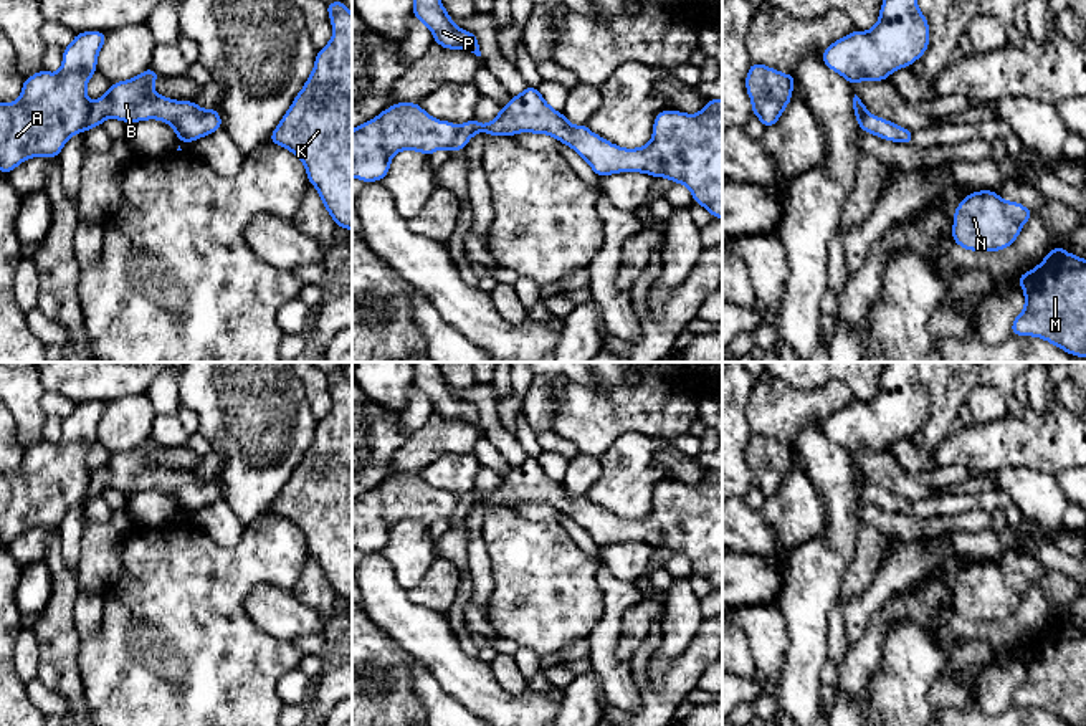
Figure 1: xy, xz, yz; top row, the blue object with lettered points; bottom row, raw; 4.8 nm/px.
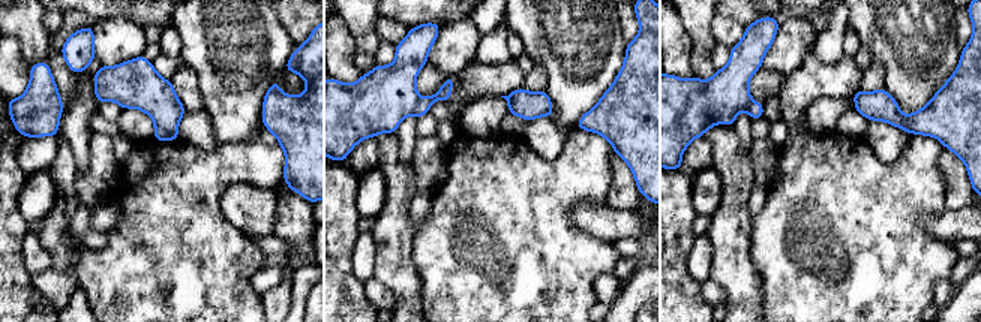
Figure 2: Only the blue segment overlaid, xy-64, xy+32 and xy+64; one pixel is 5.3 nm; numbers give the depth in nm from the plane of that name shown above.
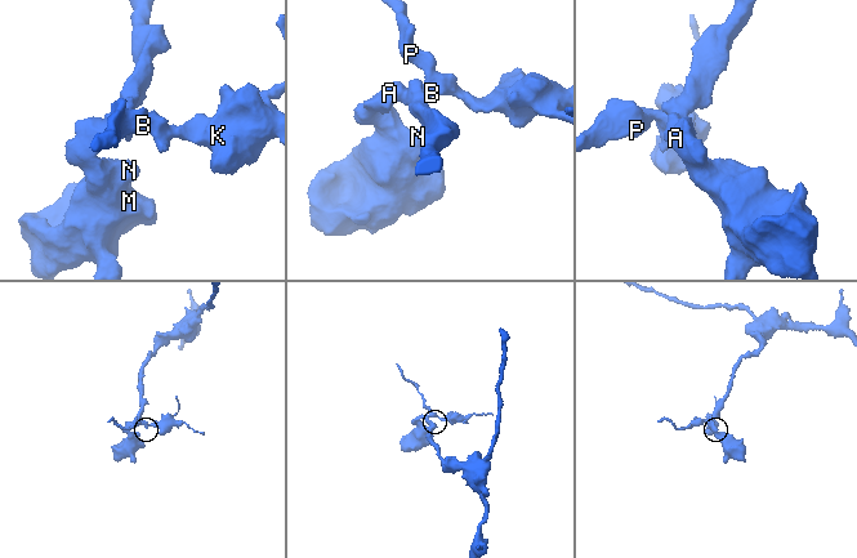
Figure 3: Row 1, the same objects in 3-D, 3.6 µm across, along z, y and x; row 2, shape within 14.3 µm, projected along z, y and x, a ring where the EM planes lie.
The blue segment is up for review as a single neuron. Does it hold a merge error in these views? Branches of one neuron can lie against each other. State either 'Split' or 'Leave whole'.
Split

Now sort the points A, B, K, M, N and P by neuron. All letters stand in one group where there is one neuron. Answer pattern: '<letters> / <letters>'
A M N / B K P

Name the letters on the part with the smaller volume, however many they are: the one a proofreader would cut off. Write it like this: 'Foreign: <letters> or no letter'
Foreign: B, K, P

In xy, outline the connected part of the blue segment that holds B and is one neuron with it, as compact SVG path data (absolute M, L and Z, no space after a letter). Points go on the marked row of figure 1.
M147 68L139 76L111 83L111 89L94 103L91 103L84 132L101 126L104 119L114 117L127 124L160 119L174 127L177 141L193 142L207 134L221 129L218 109L202 109L193 101L174 101L159 96L152 89L152 83L160 74Z

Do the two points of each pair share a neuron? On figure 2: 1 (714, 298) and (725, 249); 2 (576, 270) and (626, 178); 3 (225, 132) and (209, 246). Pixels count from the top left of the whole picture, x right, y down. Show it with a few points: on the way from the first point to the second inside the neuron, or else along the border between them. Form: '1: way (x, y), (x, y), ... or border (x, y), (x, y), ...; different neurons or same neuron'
1: border (710, 277), (723, 289), (728, 306); different neurons
2: border (612, 166), (612, 183), (605, 201); different neurons
3: border (257, 131), (246, 138), (221, 143); different neurons

